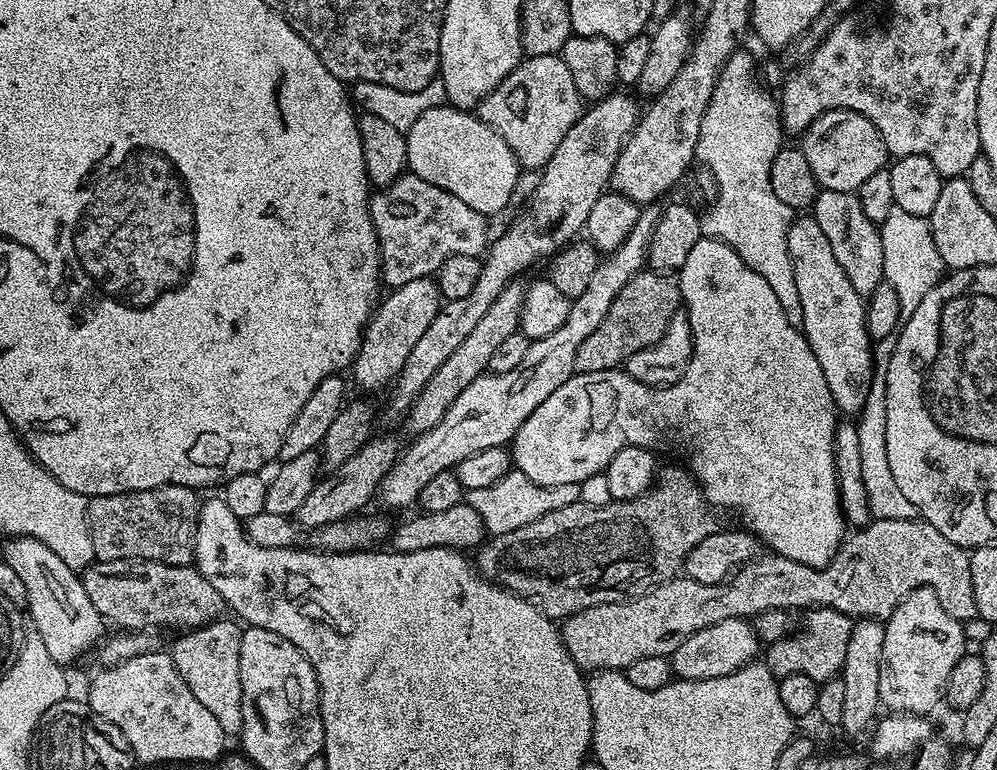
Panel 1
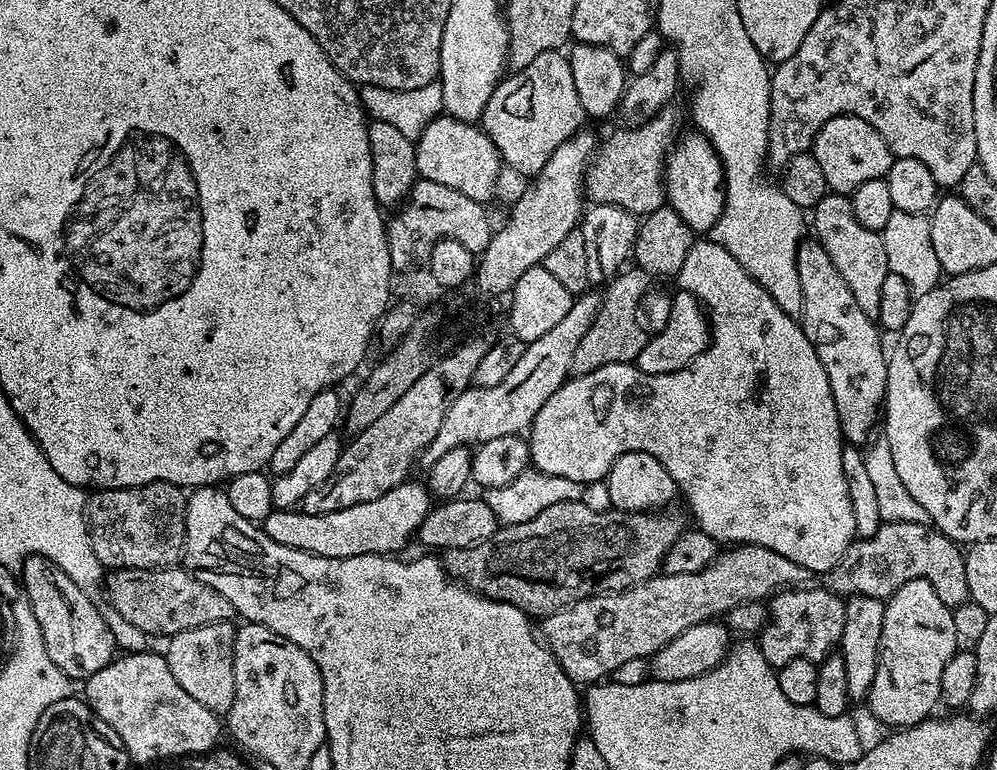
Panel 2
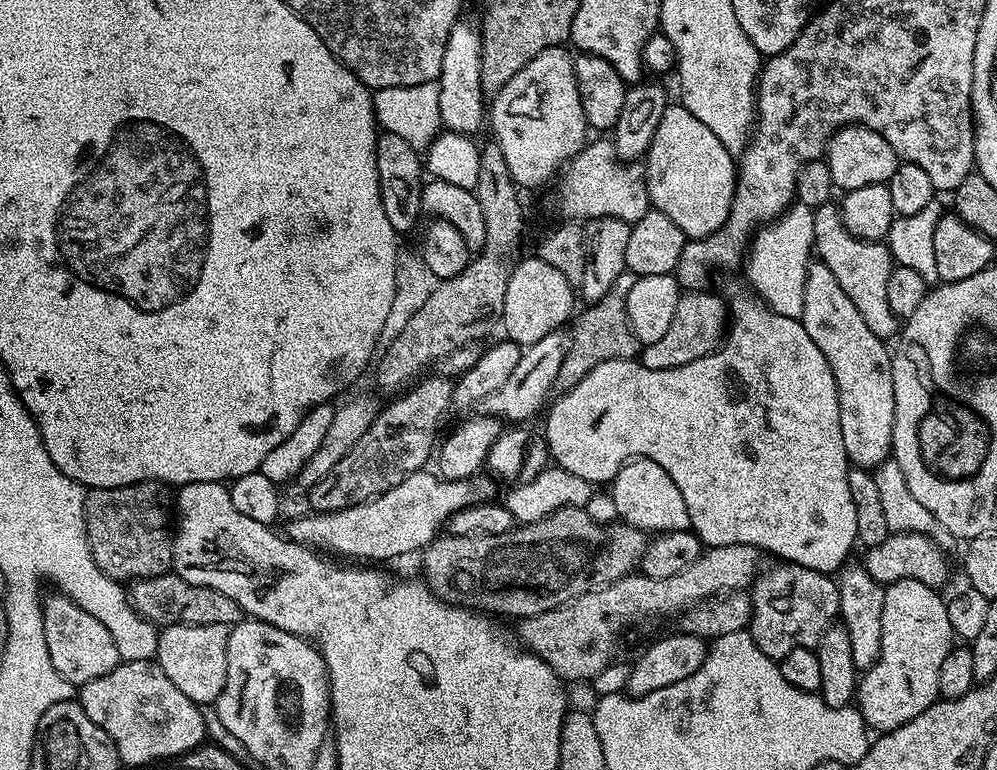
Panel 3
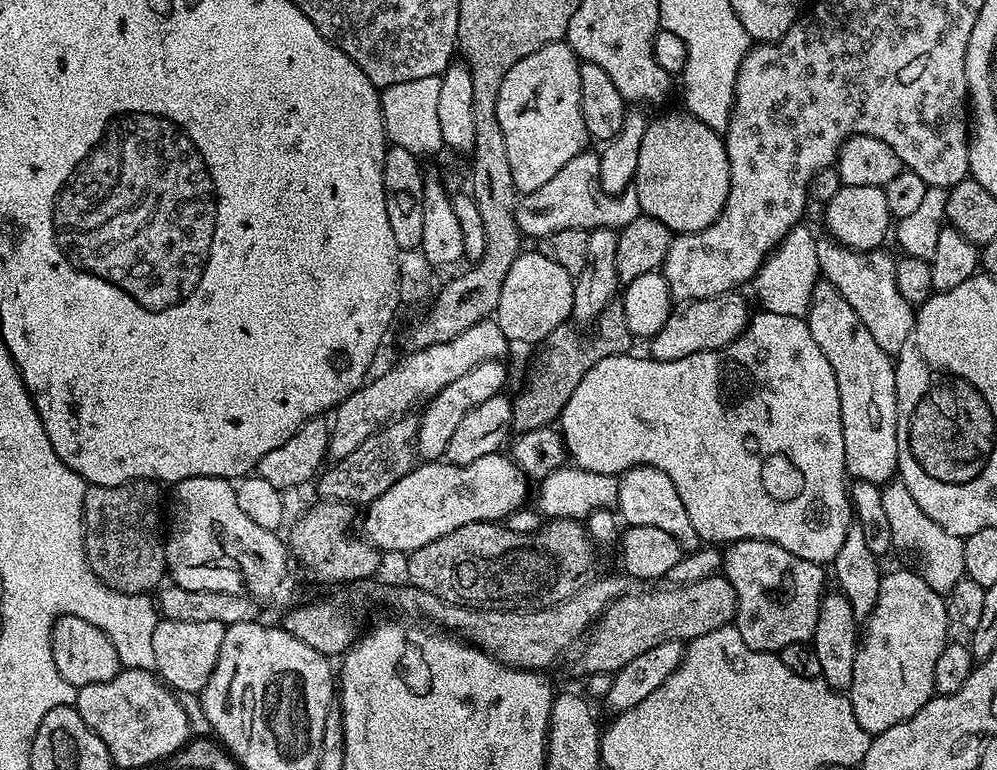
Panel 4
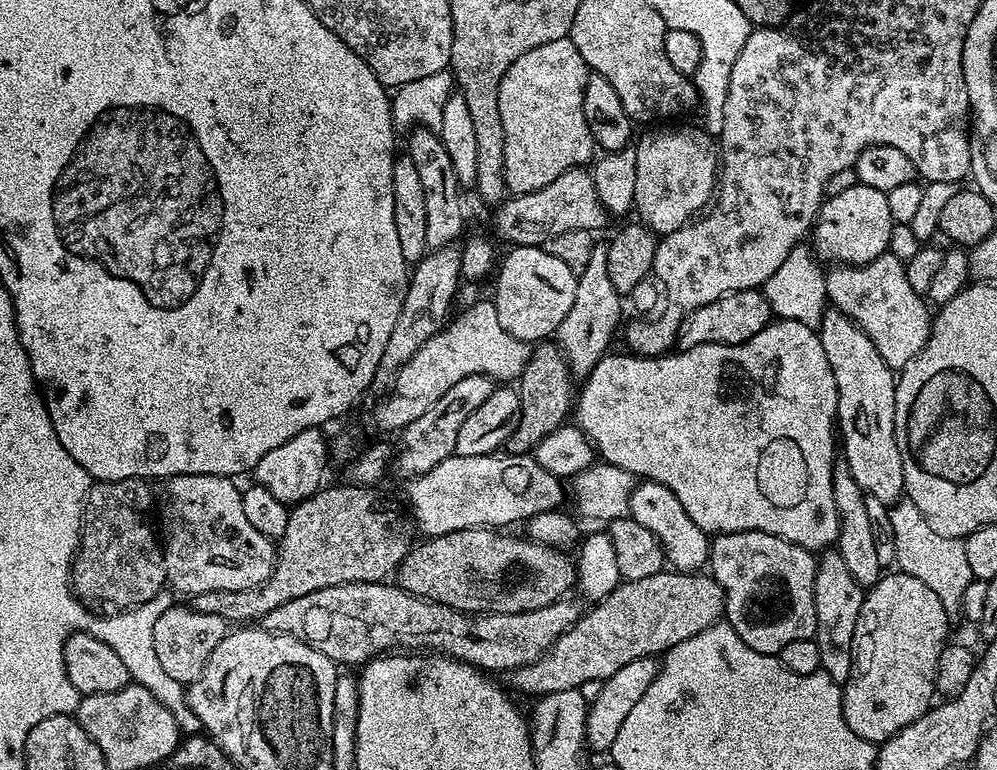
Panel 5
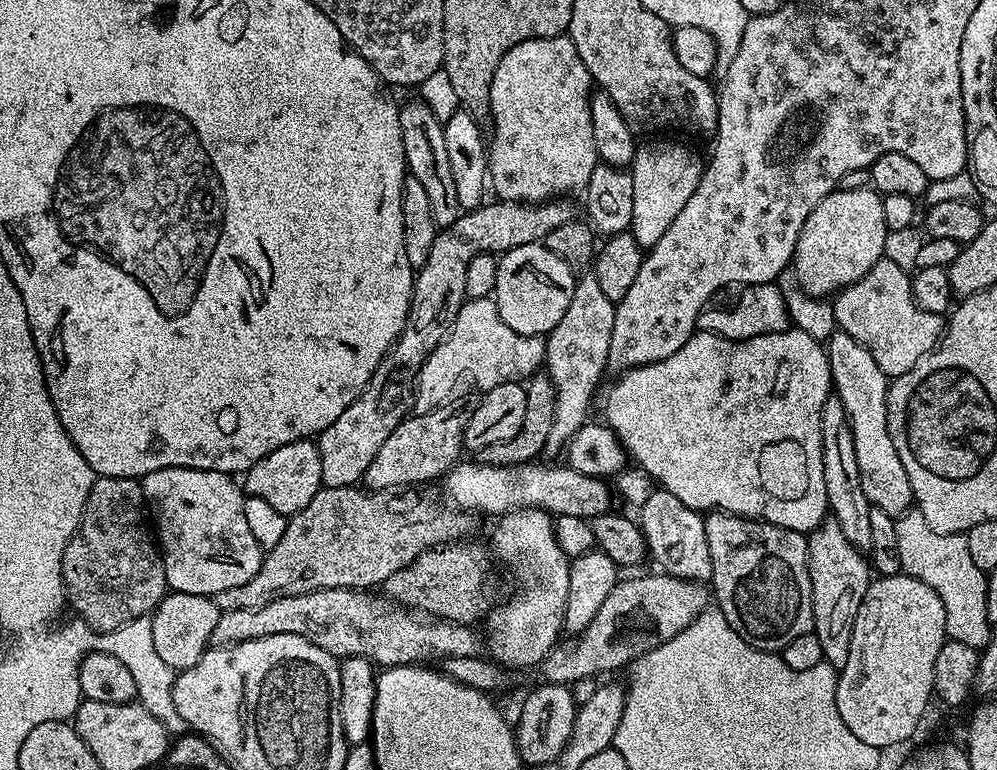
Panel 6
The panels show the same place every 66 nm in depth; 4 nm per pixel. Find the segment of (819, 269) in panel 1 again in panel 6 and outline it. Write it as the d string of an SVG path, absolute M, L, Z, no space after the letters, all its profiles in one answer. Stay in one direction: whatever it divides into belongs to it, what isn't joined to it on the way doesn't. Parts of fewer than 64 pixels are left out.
M835 331L826 341L828 365L832 371L835 395L839 396L854 430L854 448L858 454L858 474L862 474L862 491L873 508L882 510L894 518L903 516L913 507L912 487L906 475L906 466L894 450L894 438L890 438L888 425L888 386L890 378L878 370L878 362L862 342L854 342L850 334Z

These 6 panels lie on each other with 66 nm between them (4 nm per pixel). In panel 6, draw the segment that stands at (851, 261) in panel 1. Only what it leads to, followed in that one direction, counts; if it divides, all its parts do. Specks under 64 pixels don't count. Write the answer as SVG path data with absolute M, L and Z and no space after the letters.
M881 258L858 282L835 293L831 305L837 329L850 334L854 342L862 342L878 362L878 370L895 378L910 371L940 343L946 320L916 305L910 272L898 261L888 259Z

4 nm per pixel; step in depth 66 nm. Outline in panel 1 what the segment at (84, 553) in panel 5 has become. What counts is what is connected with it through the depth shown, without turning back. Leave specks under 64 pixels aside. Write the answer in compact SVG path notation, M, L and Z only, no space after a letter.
M167 484L150 490L93 496L88 500L88 533L92 555L101 560L157 560L160 564L191 565L196 519L202 503L197 489Z

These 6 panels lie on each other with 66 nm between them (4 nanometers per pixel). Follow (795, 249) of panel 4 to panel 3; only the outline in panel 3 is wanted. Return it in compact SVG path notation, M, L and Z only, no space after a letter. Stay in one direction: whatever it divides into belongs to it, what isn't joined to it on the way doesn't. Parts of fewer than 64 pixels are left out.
M799 202L793 203L783 216L769 220L758 228L746 252L748 280L753 292L764 303L786 318L799 320L802 314L802 294L806 290L806 270L814 260L814 211Z

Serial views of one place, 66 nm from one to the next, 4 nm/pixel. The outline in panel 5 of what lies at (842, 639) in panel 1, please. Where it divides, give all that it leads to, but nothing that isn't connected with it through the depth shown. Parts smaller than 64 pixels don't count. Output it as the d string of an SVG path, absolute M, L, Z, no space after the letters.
M758 530L722 532L711 537L708 564L711 576L724 591L726 622L750 650L774 656L798 638L815 637L816 562L809 549Z

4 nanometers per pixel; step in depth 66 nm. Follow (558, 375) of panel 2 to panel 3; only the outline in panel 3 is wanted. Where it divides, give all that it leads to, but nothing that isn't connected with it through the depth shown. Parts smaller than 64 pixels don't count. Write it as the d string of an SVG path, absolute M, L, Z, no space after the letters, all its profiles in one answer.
M557 330L546 334L546 338L538 338L538 342L527 345L520 353L518 366L510 370L510 378L506 378L506 382L502 382L502 386L498 386L494 394L484 397L483 407L488 407L485 409L491 415L504 422L531 421L528 419L539 410L544 402L544 395L548 390L550 392L556 383L558 369L562 366L562 358L566 356L568 342L569 337L563 331Z

